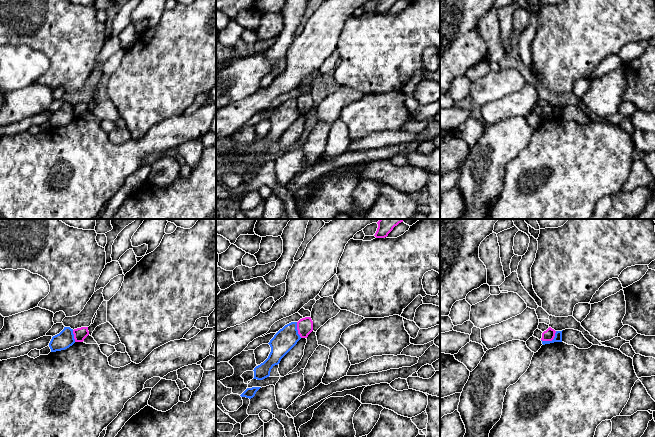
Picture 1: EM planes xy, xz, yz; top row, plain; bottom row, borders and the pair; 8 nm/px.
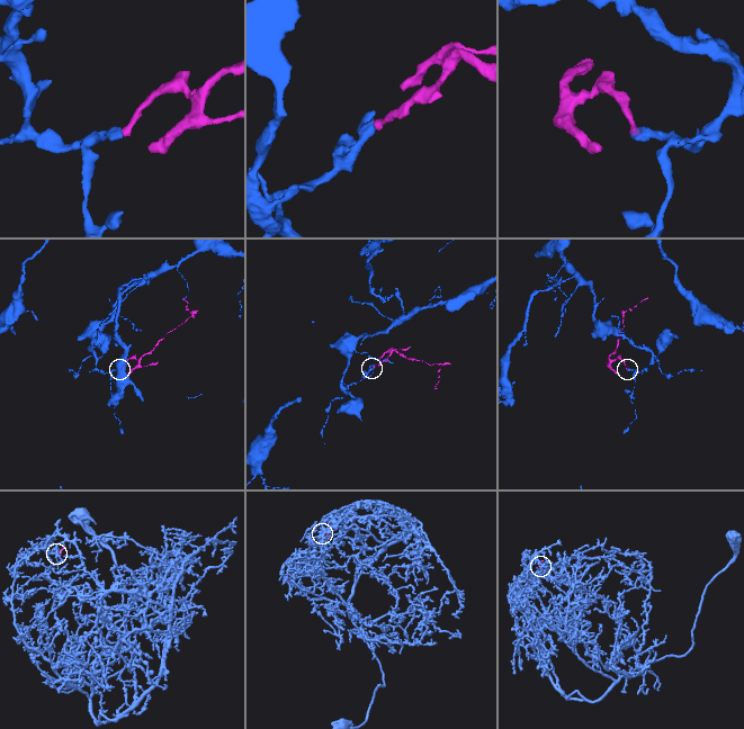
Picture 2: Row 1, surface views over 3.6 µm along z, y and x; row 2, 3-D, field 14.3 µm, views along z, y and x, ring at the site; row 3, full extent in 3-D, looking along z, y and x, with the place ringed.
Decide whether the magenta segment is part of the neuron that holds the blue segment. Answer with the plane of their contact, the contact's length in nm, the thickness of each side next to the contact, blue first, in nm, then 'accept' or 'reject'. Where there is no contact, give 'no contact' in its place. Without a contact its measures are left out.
contact in yz; length 150 nm; calibres 60 and 90 nm; reject

